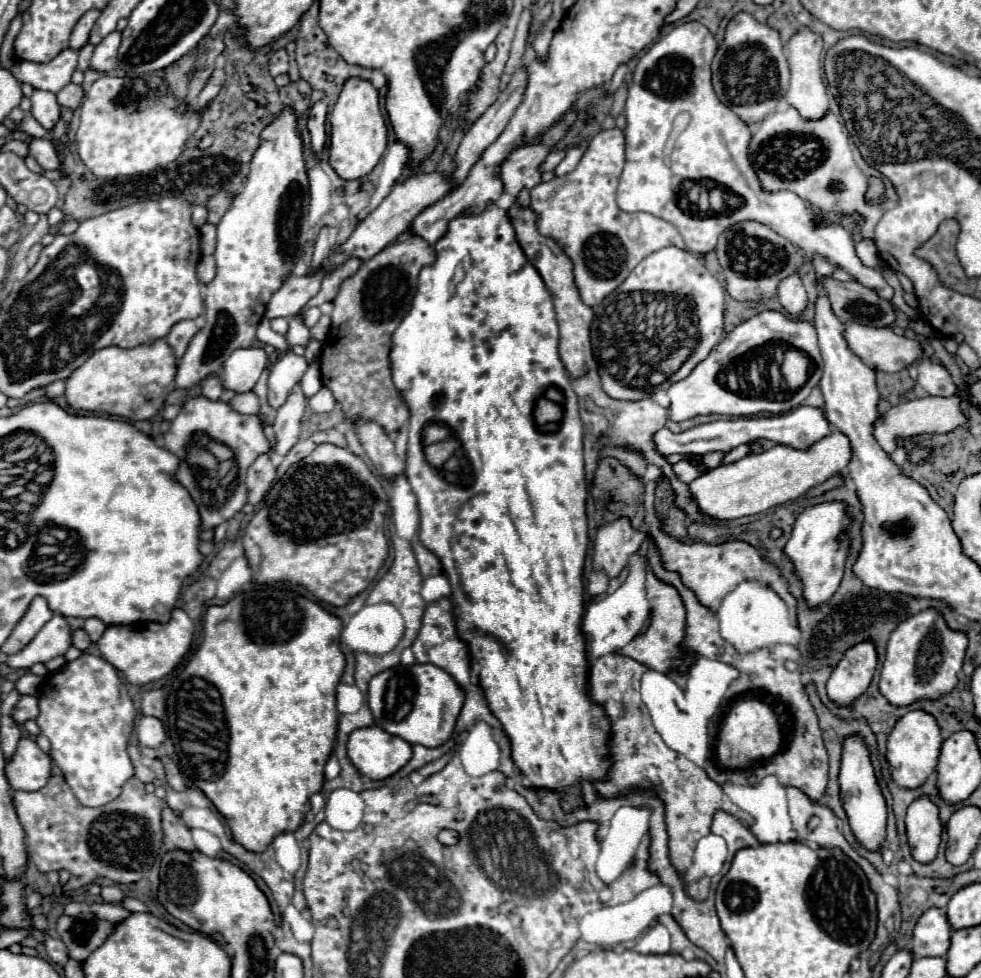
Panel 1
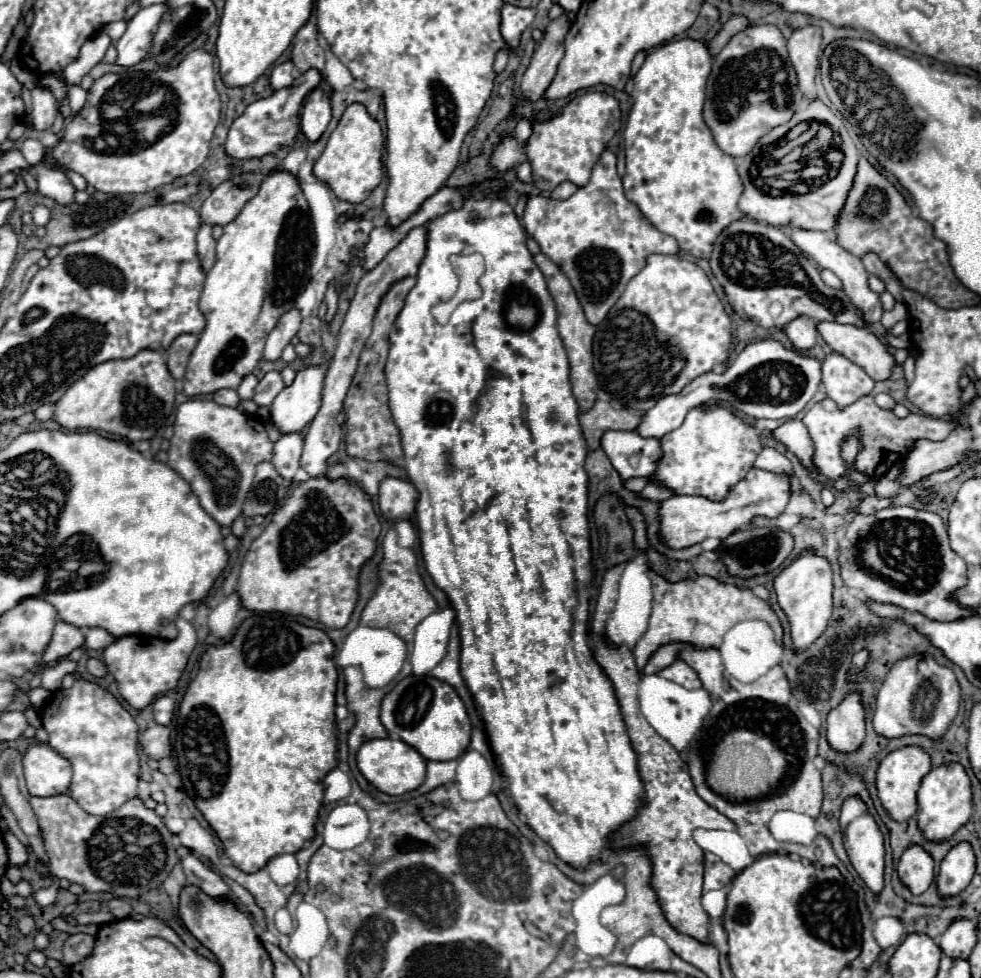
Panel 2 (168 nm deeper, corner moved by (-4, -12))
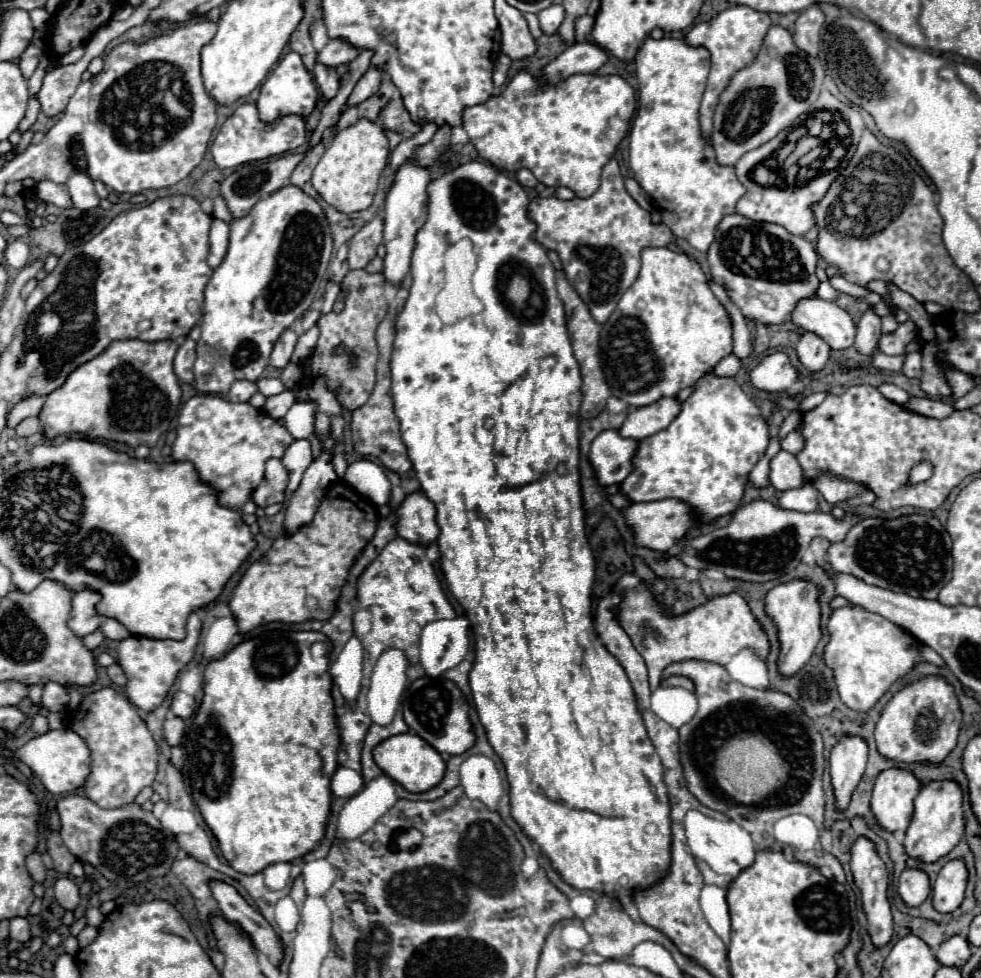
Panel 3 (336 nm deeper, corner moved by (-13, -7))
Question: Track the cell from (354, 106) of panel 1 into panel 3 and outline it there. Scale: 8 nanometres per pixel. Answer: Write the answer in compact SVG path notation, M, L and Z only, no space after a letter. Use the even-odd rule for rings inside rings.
M358 121L346 127L344 131L336 133L336 137L332 139L330 147L326 149L312 173L312 185L338 211L354 213L368 209L376 193L378 179L388 163L388 155L390 149L386 131L374 121Z

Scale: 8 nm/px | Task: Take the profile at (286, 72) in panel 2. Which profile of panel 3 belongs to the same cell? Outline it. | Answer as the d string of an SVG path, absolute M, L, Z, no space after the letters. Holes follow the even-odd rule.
M290 51L288 55L284 55L280 59L280 63L276 65L276 69L270 73L268 81L264 81L256 105L258 105L262 121L274 121L280 115L292 115L292 113L306 117L314 109L316 101L318 101L318 89L314 85L312 77L310 77L310 73L302 65L300 55L294 53L294 51Z

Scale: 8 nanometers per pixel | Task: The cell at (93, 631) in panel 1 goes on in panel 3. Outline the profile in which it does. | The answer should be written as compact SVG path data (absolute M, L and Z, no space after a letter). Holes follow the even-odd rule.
M106 619L106 621L102 623L100 631L104 633L106 639L118 639L118 641L120 641L120 639L130 637L130 631L128 631L122 623L118 623L116 619Z

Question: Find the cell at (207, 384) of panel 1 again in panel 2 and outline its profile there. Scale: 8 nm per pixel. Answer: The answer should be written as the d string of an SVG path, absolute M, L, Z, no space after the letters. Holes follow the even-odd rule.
M217 390L217 392L213 394L213 400L215 400L217 404L221 404L221 406L231 406L231 408L235 408L235 406L241 402L237 390Z

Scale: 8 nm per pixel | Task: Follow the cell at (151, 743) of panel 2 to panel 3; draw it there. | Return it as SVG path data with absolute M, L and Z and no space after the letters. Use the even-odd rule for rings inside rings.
M170 717L164 721L164 739L170 747L180 745L182 735L184 735L184 721L180 717Z

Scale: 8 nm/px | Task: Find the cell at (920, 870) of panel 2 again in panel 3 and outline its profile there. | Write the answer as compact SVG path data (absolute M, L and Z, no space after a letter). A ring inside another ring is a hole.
M904 869L900 875L898 893L906 905L916 907L930 895L930 877L920 869Z

